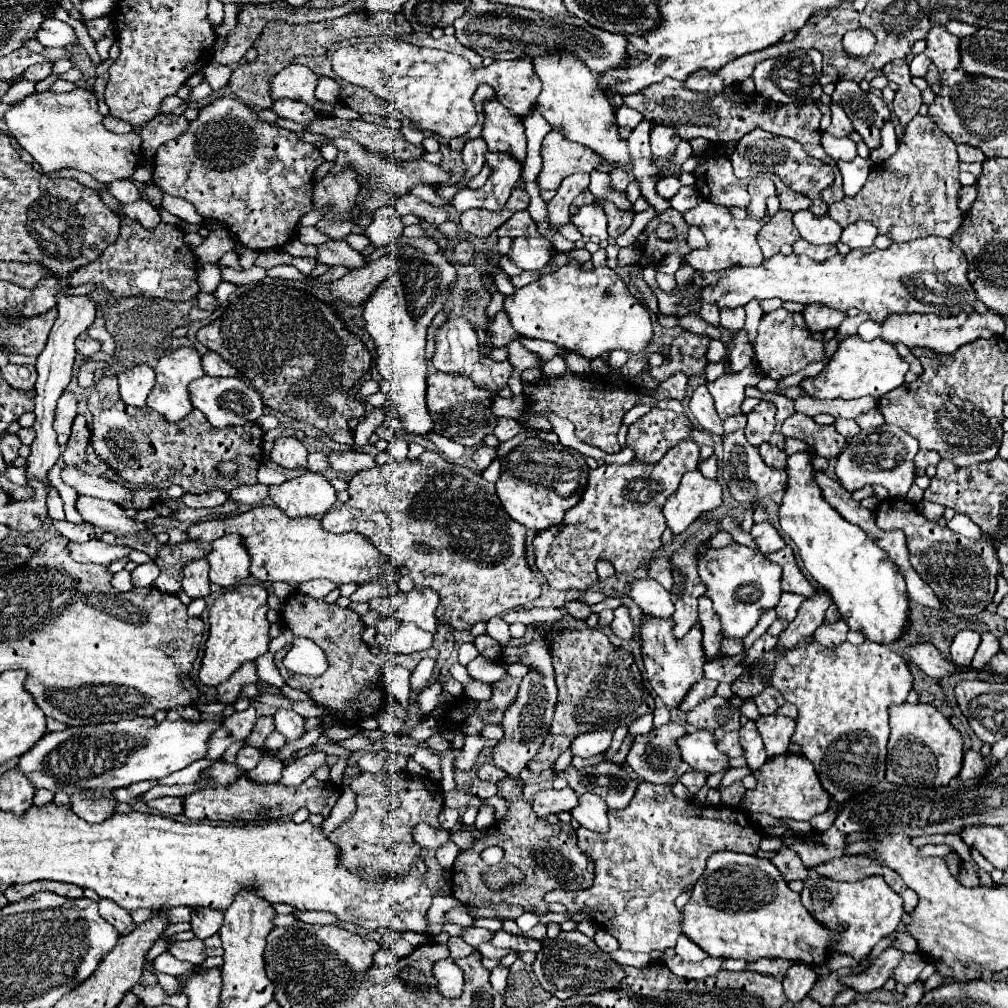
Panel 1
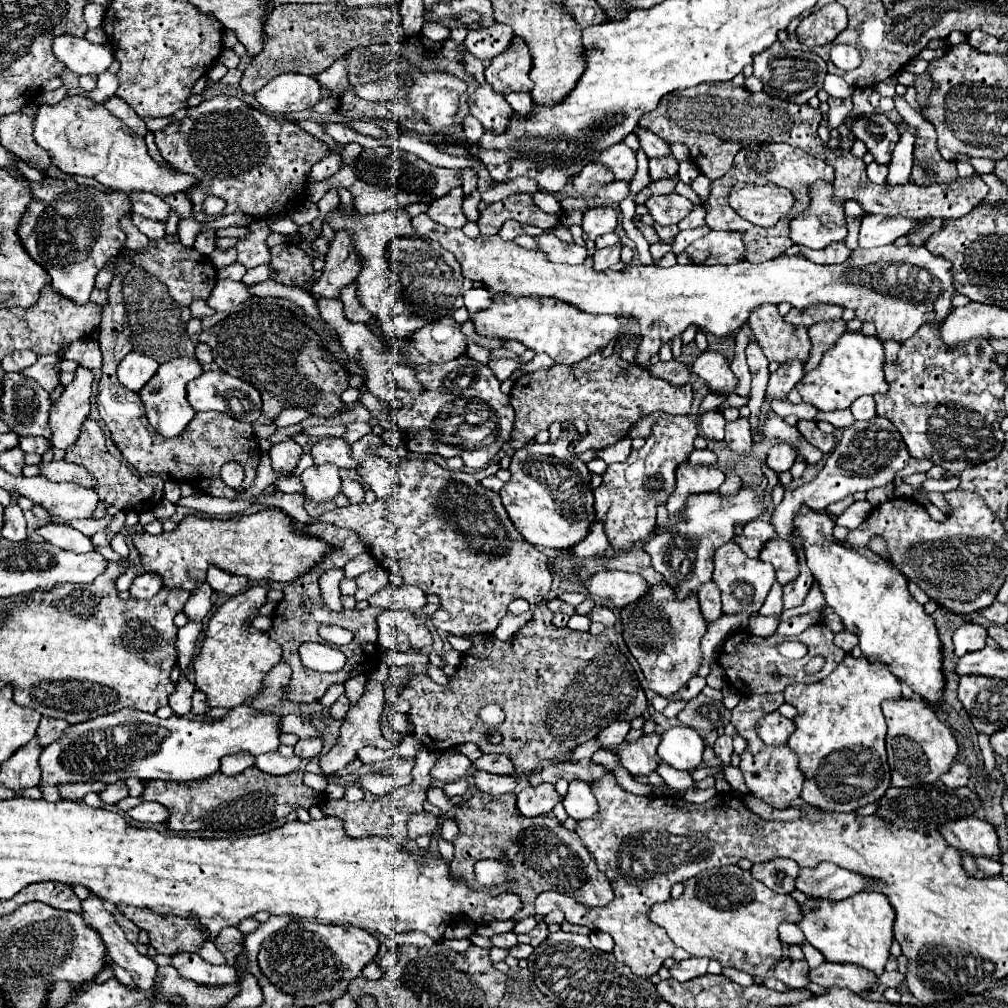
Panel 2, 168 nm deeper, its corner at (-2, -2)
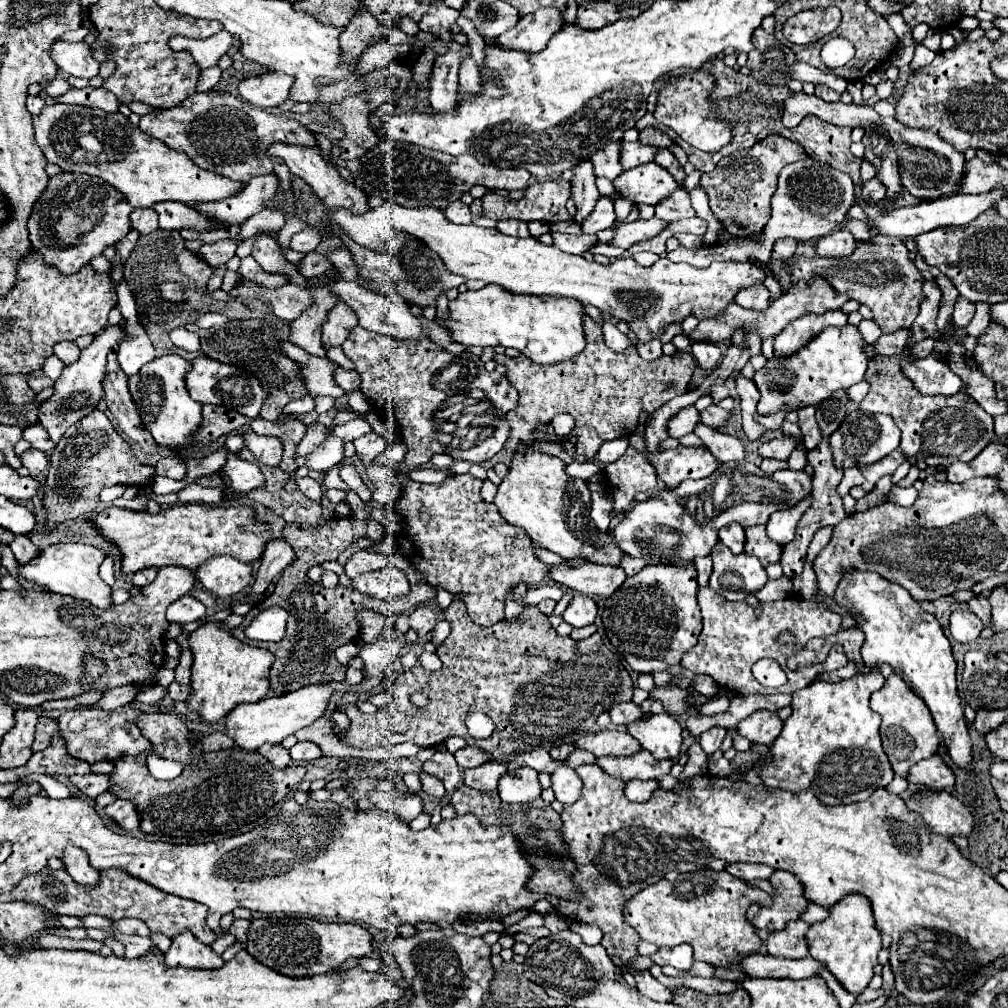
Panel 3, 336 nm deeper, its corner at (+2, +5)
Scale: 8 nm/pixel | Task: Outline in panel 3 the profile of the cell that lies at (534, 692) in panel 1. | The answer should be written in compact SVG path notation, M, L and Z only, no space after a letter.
M465 746L461 750L455 752L455 760L461 768L477 768L481 764L487 764L491 762L491 756L483 750L479 750L477 746Z

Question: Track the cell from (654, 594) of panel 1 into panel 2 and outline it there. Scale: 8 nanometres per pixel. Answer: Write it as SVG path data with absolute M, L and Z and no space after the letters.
M599 571L583 581L583 587L591 597L609 599L617 609L637 601L649 591L649 585L639 575L625 571Z

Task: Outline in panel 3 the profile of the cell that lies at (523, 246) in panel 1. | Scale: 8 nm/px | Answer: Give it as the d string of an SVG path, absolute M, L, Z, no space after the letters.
M551 232L553 236L553 246L559 248L561 252L567 254L583 254L587 248L597 244L597 236L595 234L559 234L559 232Z

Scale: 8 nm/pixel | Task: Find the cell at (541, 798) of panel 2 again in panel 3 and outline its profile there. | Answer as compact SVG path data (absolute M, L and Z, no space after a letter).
M529 766L519 768L515 774L507 774L505 778L501 778L499 784L501 800L507 804L529 804L541 798L543 788L537 776L539 774Z

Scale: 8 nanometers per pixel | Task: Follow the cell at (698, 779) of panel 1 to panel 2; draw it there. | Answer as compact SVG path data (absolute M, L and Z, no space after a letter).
M663 761L657 765L657 771L655 771L655 773L663 779L663 783L665 783L667 787L671 787L671 789L675 789L675 791L685 791L685 789L689 789L691 785L695 785L693 779L691 779L691 775L689 775L687 771L677 771L677 769L669 767L669 765L663 763Z

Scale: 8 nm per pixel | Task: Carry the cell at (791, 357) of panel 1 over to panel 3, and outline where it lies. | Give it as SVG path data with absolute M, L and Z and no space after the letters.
M761 284L761 288L747 288L737 294L737 304L749 310L765 310L769 308L769 290Z

